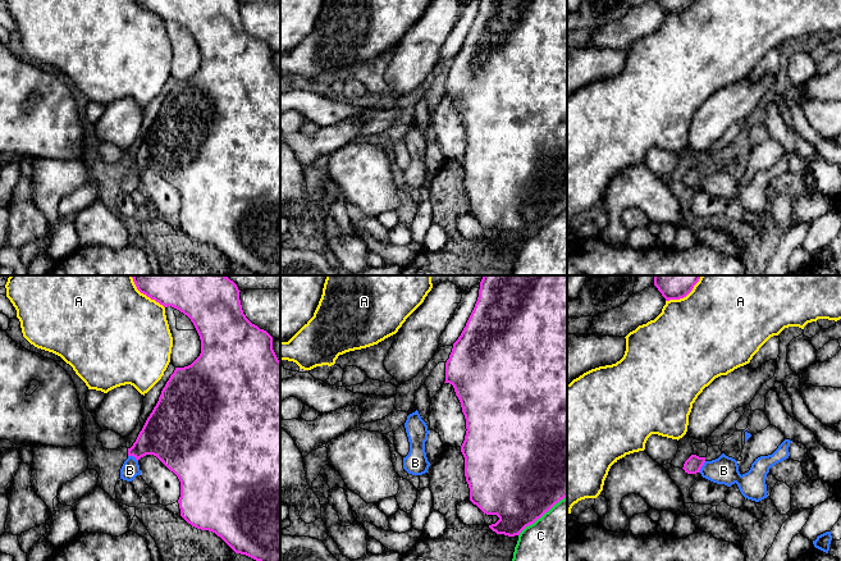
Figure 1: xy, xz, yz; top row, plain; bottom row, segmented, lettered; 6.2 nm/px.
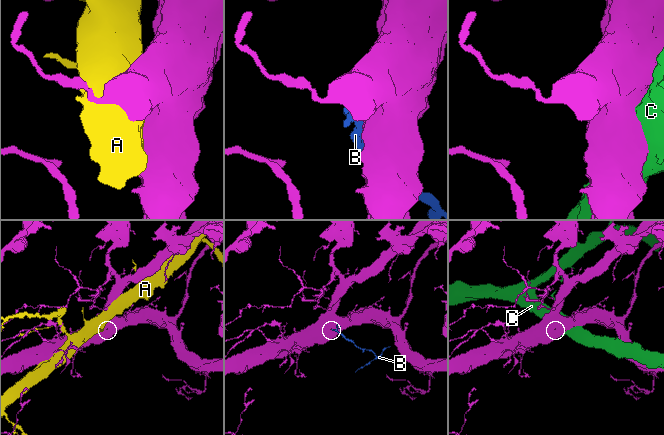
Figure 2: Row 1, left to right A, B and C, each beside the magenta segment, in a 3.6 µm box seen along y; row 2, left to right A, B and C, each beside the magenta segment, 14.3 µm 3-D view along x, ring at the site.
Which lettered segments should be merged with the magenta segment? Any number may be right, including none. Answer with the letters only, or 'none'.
B

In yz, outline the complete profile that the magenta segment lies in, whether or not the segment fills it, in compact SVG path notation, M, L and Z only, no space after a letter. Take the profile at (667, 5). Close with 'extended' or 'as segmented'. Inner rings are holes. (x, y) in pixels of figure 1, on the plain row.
M657 0L666 14L686 10L694 0Z; as segmented

